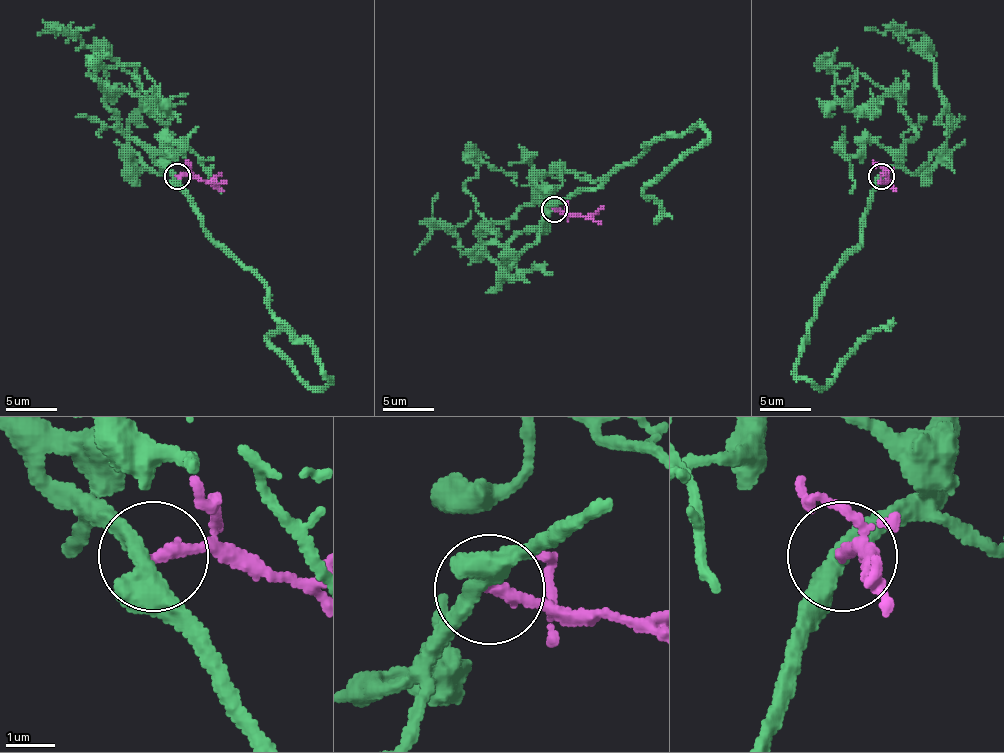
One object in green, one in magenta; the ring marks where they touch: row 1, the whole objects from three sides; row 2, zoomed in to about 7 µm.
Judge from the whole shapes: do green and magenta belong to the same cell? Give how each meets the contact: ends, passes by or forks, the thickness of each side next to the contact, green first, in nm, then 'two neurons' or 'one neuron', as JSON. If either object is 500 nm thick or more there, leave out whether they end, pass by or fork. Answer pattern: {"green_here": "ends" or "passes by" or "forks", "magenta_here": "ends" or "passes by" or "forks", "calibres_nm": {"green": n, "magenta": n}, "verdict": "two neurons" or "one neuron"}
{"green_here": "passes by", "magenta_here": "ends", "calibres_nm": {"green": 400, "magenta": 240}, "verdict": "two neurons"}

